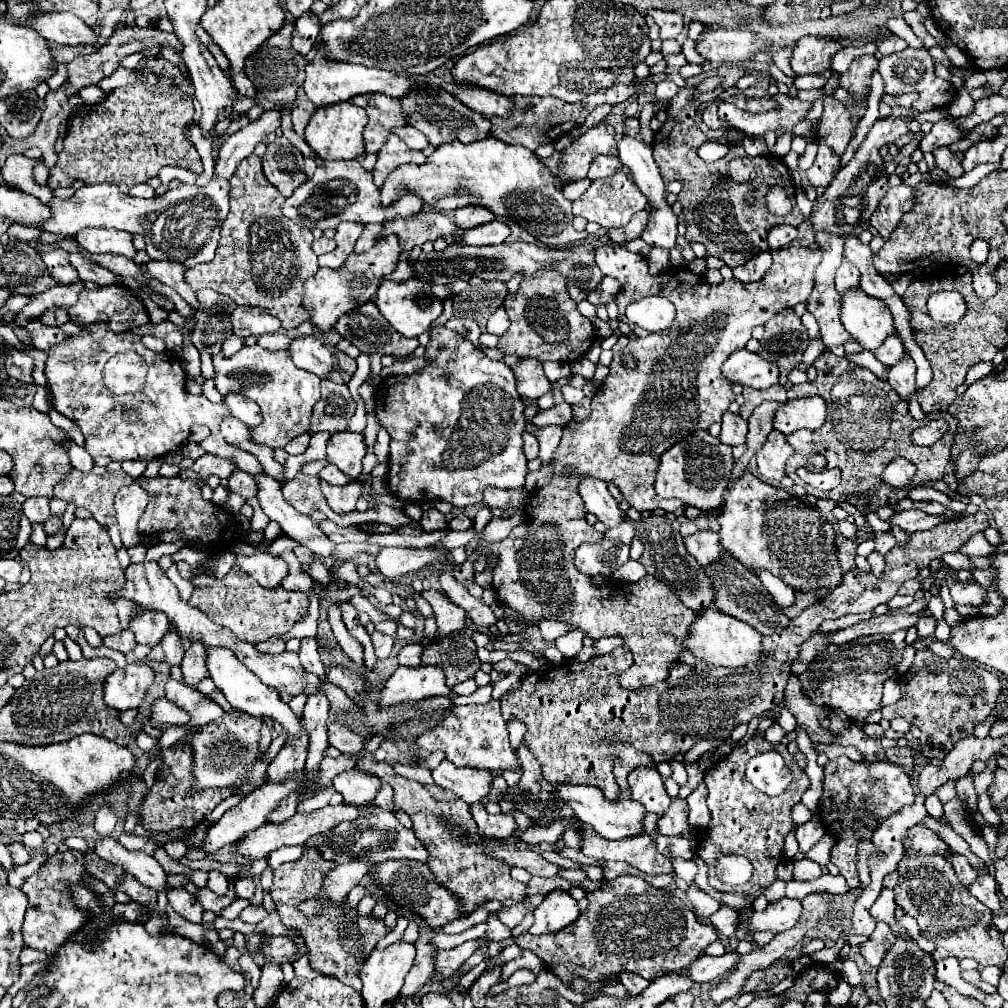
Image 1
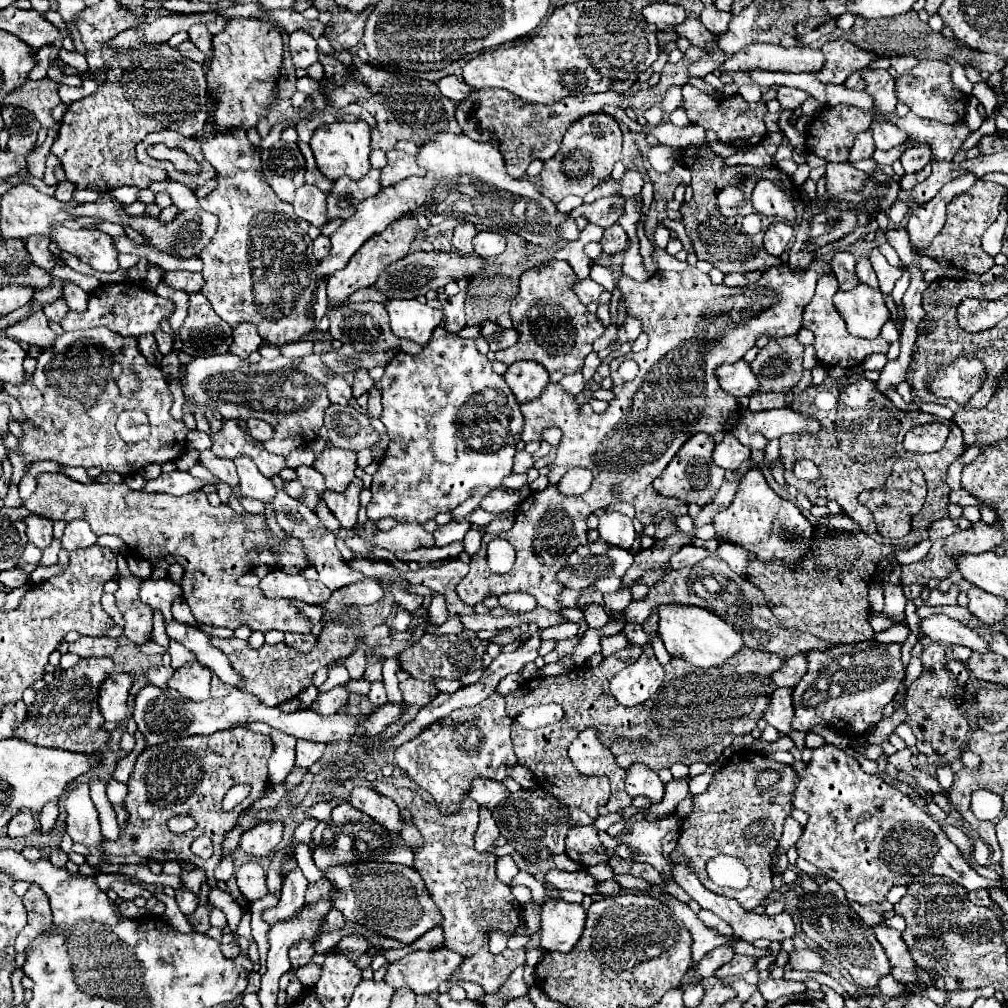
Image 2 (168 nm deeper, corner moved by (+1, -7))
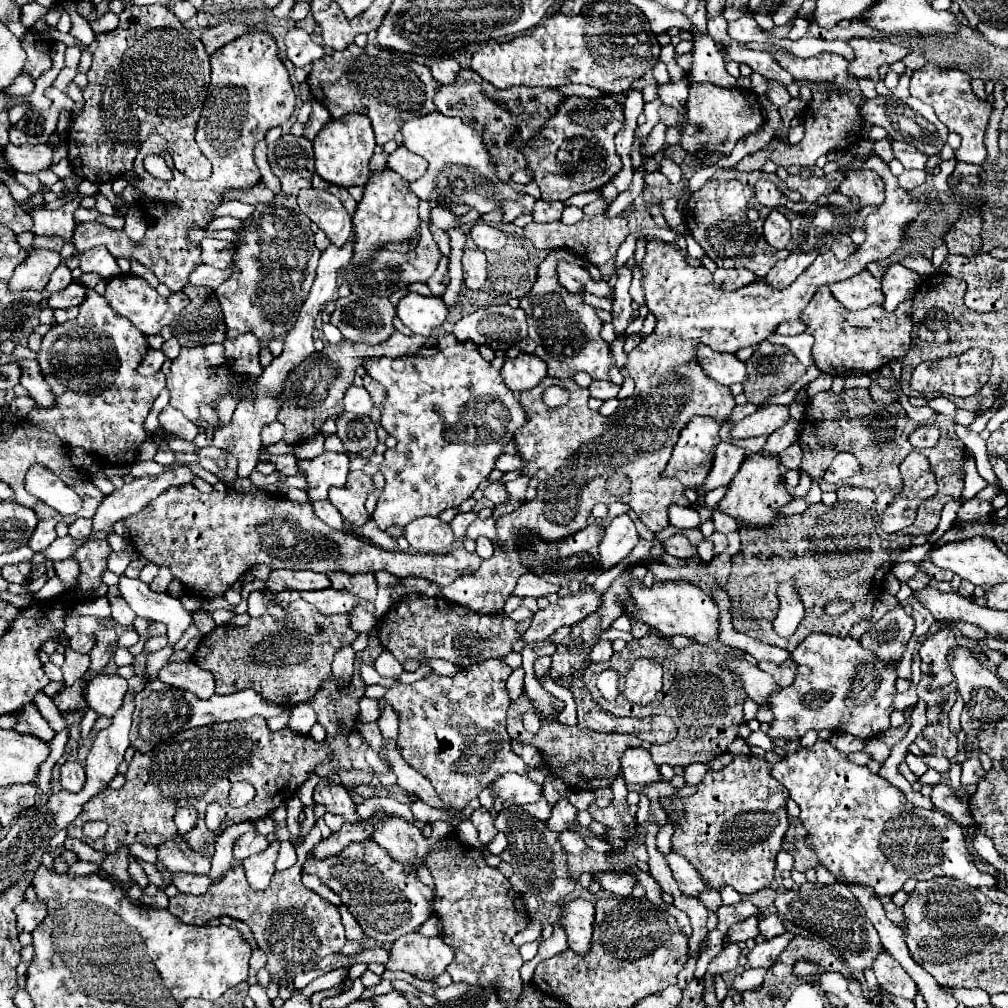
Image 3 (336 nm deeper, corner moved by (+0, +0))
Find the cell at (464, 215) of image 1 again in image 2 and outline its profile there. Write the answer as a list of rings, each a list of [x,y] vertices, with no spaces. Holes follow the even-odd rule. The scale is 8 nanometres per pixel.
[[[467,222],[467,224],[459,224],[455,230],[453,230],[453,246],[459,254],[473,254],[473,236],[477,234],[477,228],[475,224]]]

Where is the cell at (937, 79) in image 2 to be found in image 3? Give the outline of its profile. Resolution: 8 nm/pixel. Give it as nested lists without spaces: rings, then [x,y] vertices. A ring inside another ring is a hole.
[[[926,65],[912,73],[910,79],[910,95],[918,97],[920,101],[932,105],[938,119],[950,129],[962,135],[962,147],[956,151],[956,159],[964,163],[984,163],[986,149],[984,149],[984,131],[988,125],[988,117],[992,111],[990,103],[982,103],[976,99],[970,87],[970,75],[960,69],[948,69],[938,65]]]

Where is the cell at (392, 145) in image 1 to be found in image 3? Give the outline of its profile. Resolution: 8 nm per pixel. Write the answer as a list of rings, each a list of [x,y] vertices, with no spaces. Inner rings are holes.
[[[400,145],[394,153],[388,155],[388,167],[396,171],[406,181],[416,181],[426,171],[426,159],[418,157],[416,153],[408,151],[404,145]]]

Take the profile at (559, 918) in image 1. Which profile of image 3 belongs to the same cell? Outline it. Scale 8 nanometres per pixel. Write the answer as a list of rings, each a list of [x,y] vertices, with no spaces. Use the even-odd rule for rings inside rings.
[[[572,899],[562,907],[560,925],[566,931],[568,945],[576,953],[584,953],[590,947],[594,921],[594,903],[586,899]]]

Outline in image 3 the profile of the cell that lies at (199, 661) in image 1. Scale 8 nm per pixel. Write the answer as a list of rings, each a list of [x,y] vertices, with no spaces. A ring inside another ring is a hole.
[[[194,661],[168,663],[160,669],[158,679],[172,687],[192,691],[200,699],[208,699],[214,695],[214,675],[210,671],[200,669]]]

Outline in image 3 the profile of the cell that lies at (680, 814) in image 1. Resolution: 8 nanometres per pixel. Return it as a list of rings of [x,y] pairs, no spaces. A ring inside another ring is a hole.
[[[764,915],[764,917],[760,919],[758,927],[760,927],[760,933],[762,933],[766,939],[772,939],[772,937],[782,935],[782,933],[786,931],[784,921],[782,921],[780,915]]]

